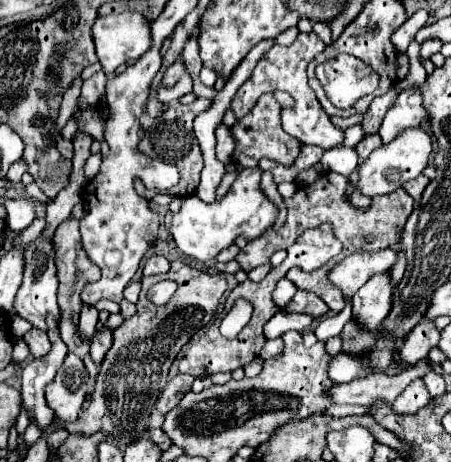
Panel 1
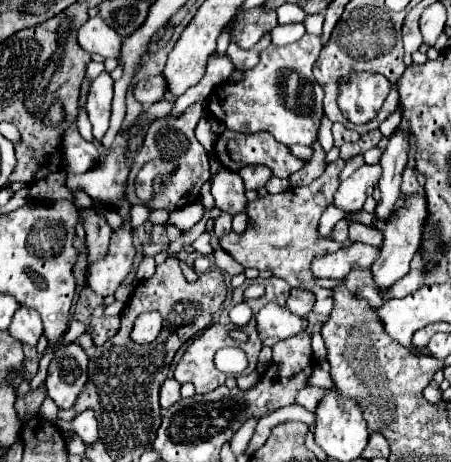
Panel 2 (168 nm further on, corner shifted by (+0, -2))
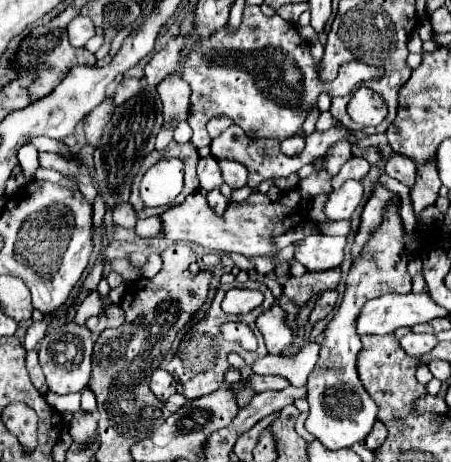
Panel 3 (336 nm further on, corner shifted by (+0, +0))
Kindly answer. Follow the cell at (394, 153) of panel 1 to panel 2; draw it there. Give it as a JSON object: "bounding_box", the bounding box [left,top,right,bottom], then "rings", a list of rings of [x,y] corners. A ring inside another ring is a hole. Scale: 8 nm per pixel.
{"bounding_box":[334,164,382,212],"rings":[[[364,164],[358,168],[350,178],[346,178],[336,196],[334,204],[346,212],[356,212],[364,206],[368,192],[372,192],[378,186],[378,180],[382,176],[382,166],[380,164]]]}

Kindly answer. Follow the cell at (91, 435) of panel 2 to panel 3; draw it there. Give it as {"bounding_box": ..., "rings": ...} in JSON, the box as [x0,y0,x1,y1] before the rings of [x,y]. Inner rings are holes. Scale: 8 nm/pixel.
{"bounding_box":[82,386,96,412],"rings":[[[88,386],[82,390],[82,410],[84,412],[94,412],[96,410],[96,396]]]}

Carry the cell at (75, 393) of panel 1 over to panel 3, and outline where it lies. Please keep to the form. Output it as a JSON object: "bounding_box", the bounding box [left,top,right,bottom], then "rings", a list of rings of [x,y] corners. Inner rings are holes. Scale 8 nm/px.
{"bounding_box":[40,322,92,394],"rings":[[[64,322],[54,330],[48,330],[40,342],[40,366],[46,376],[46,384],[50,392],[56,394],[70,394],[80,392],[90,380],[90,366],[92,366],[92,334],[86,326],[76,322]]]}

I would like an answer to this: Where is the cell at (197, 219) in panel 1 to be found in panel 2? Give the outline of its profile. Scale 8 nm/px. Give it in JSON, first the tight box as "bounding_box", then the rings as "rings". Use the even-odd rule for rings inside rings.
{"bounding_box":[212,168,248,214],"rings":[[[222,168],[218,174],[212,176],[212,196],[216,200],[216,206],[226,212],[226,214],[246,214],[246,206],[248,206],[248,198],[244,194],[244,182],[236,172],[230,172],[226,168]],[[228,186],[236,186],[236,188],[228,188]]]}

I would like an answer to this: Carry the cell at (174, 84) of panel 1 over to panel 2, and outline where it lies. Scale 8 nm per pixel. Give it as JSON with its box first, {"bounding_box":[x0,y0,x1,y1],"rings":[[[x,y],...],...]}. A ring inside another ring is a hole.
{"bounding_box":[134,74,168,106],"rings":[[[162,74],[154,76],[154,78],[148,78],[148,80],[140,80],[134,88],[134,98],[138,102],[142,102],[144,106],[160,102],[166,96],[168,96],[168,82]]]}

